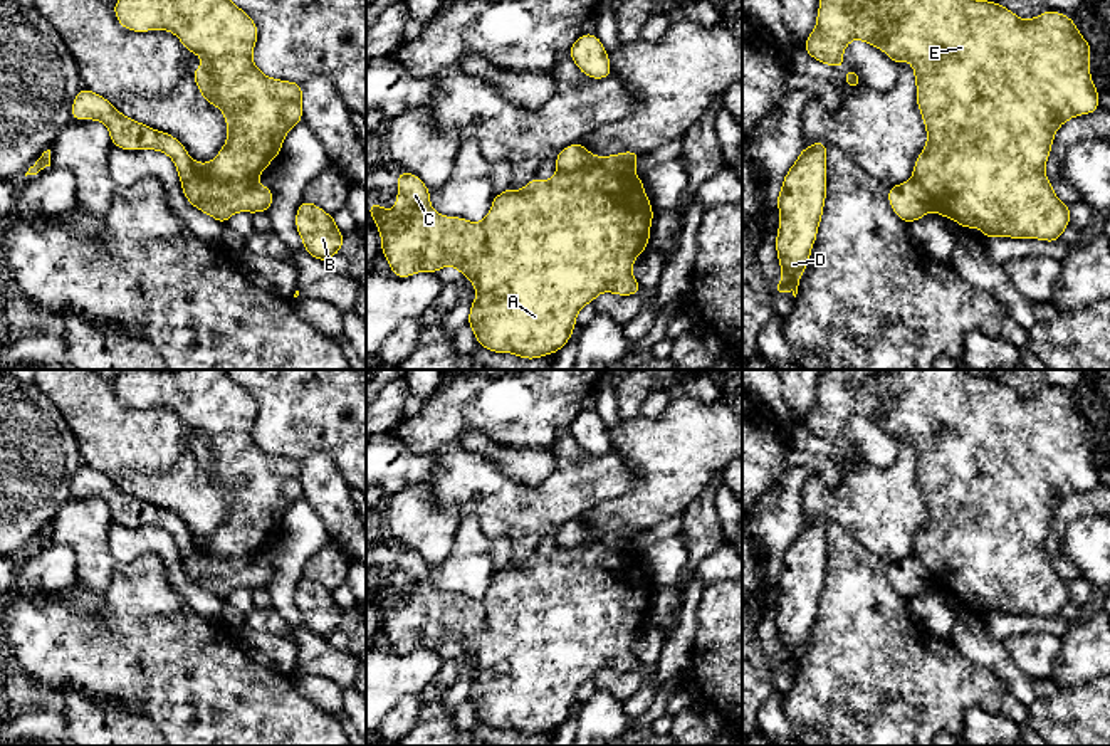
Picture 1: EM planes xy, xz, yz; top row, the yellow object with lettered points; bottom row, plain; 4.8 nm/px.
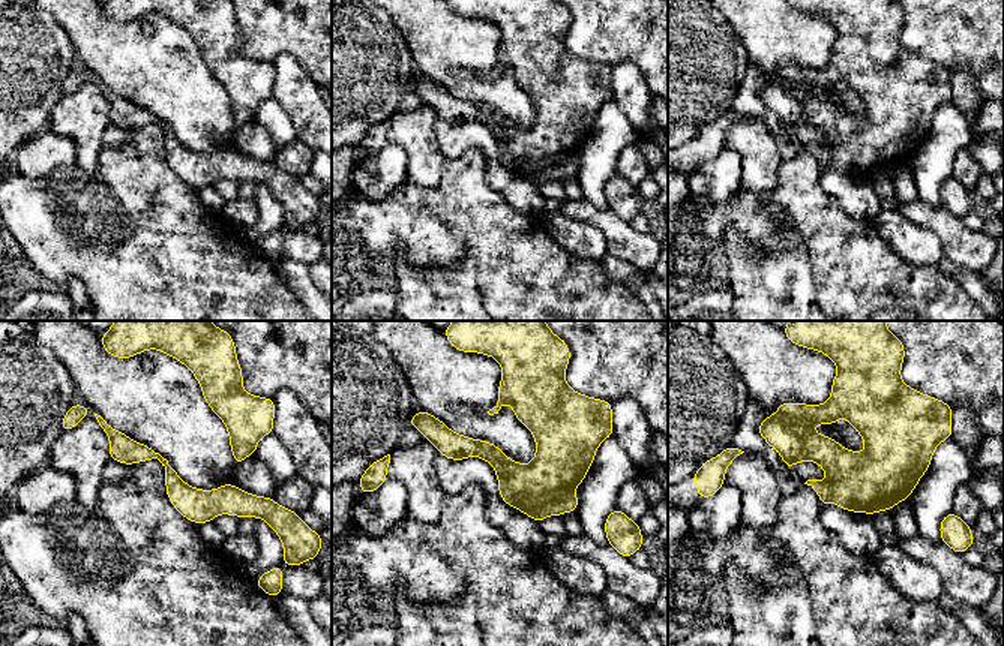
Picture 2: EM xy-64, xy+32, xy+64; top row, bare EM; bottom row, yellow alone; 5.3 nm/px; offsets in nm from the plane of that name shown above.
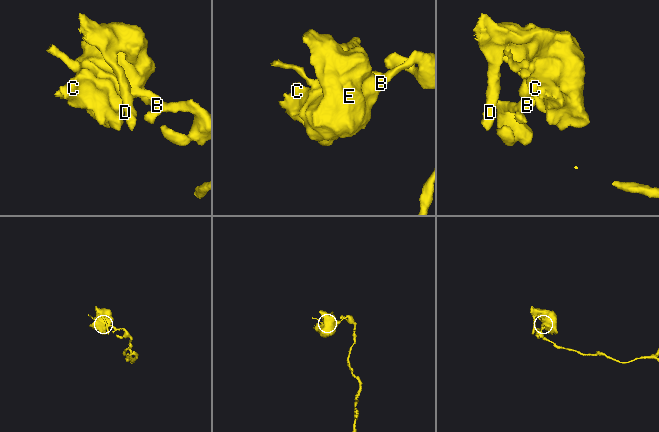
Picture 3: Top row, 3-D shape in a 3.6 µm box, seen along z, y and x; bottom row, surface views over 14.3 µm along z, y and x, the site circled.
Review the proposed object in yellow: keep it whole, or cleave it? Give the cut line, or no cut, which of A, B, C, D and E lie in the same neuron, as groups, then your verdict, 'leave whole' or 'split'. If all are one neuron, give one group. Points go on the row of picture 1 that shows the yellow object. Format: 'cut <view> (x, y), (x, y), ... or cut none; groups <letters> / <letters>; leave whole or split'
cut xz (558, 170), (610, 168), (632, 173); groups A C D E / B; split

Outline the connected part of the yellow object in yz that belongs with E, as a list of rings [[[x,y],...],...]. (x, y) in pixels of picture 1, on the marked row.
[[[819,0],[816,27],[803,49],[826,66],[843,67],[850,91],[861,86],[860,76],[843,66],[843,50],[855,39],[878,47],[897,66],[908,60],[914,67],[927,143],[915,158],[912,178],[927,192],[934,212],[969,230],[979,227],[982,240],[1060,240],[1070,225],[1070,205],[1055,195],[1045,165],[1058,128],[1100,108],[1098,91],[1090,77],[1092,47],[1073,18],[1050,10],[1023,20],[1004,5],[987,0]]]

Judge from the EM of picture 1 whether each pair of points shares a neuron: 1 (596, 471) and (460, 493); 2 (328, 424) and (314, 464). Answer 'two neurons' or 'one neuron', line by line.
1: one neuron
2: two neurons

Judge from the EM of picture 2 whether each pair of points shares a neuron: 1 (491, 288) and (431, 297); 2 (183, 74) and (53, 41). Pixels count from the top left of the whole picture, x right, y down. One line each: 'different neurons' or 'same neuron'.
1: different neurons
2: different neurons

